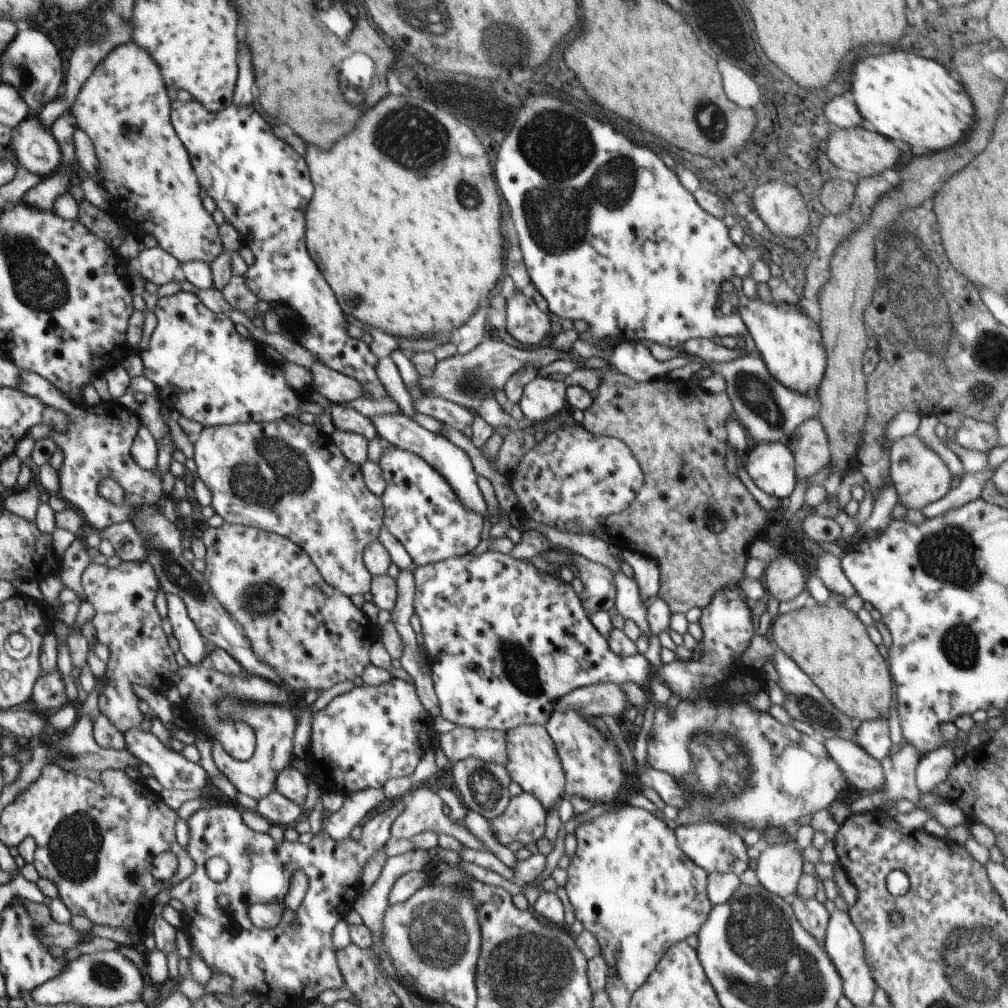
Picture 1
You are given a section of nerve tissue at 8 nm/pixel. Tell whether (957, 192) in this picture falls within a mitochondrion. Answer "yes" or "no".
no

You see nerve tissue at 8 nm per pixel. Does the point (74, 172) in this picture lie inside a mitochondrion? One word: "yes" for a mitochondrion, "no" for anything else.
no

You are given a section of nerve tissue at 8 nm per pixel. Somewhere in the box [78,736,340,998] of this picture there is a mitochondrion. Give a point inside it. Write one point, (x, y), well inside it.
(105, 975)

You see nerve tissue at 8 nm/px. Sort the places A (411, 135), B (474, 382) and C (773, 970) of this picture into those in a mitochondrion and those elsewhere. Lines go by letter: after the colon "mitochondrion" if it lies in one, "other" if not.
A: mitochondrion
B: mitochondrion
C: mitochondrion

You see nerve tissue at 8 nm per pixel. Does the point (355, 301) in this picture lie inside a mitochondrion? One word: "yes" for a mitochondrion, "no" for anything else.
yes

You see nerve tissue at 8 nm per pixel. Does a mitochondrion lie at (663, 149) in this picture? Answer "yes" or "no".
no

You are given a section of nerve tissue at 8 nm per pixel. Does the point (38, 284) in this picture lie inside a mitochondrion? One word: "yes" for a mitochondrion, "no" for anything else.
yes

